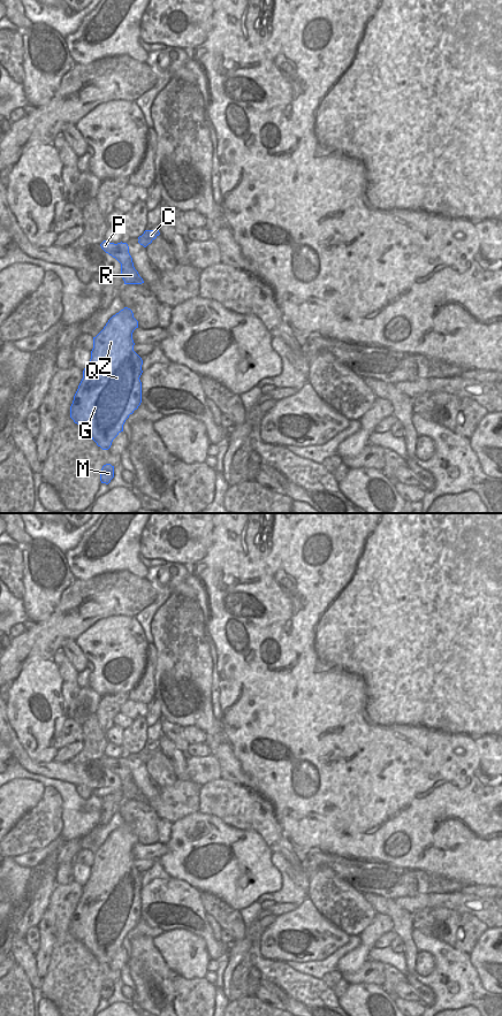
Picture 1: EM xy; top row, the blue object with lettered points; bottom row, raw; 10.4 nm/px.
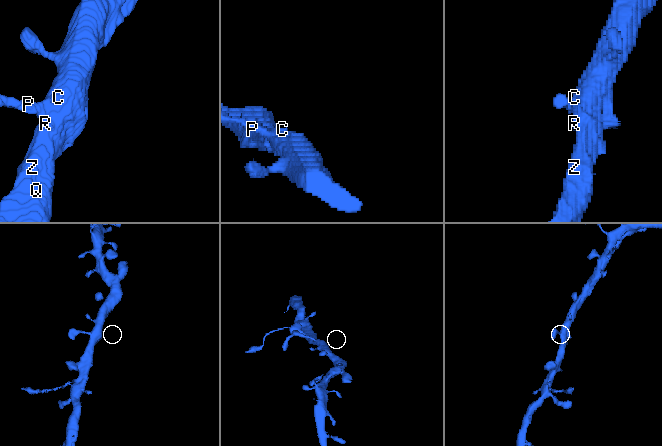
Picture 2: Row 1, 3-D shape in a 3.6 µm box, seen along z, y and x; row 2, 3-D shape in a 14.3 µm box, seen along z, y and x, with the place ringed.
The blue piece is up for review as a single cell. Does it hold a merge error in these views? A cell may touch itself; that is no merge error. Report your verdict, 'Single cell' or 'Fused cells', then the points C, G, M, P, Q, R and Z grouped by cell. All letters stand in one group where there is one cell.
Single cell. Groups: C G M P Q R Z

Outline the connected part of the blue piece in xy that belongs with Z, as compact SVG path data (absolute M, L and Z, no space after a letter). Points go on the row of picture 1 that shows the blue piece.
M130 308L113 315L104 329L93 337L91 359L83 371L83 379L70 406L70 418L82 427L102 450L123 431L123 425L142 403L142 358L134 351L132 333L138 321Z

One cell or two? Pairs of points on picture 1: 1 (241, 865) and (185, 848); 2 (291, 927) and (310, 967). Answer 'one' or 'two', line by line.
1: one
2: two

